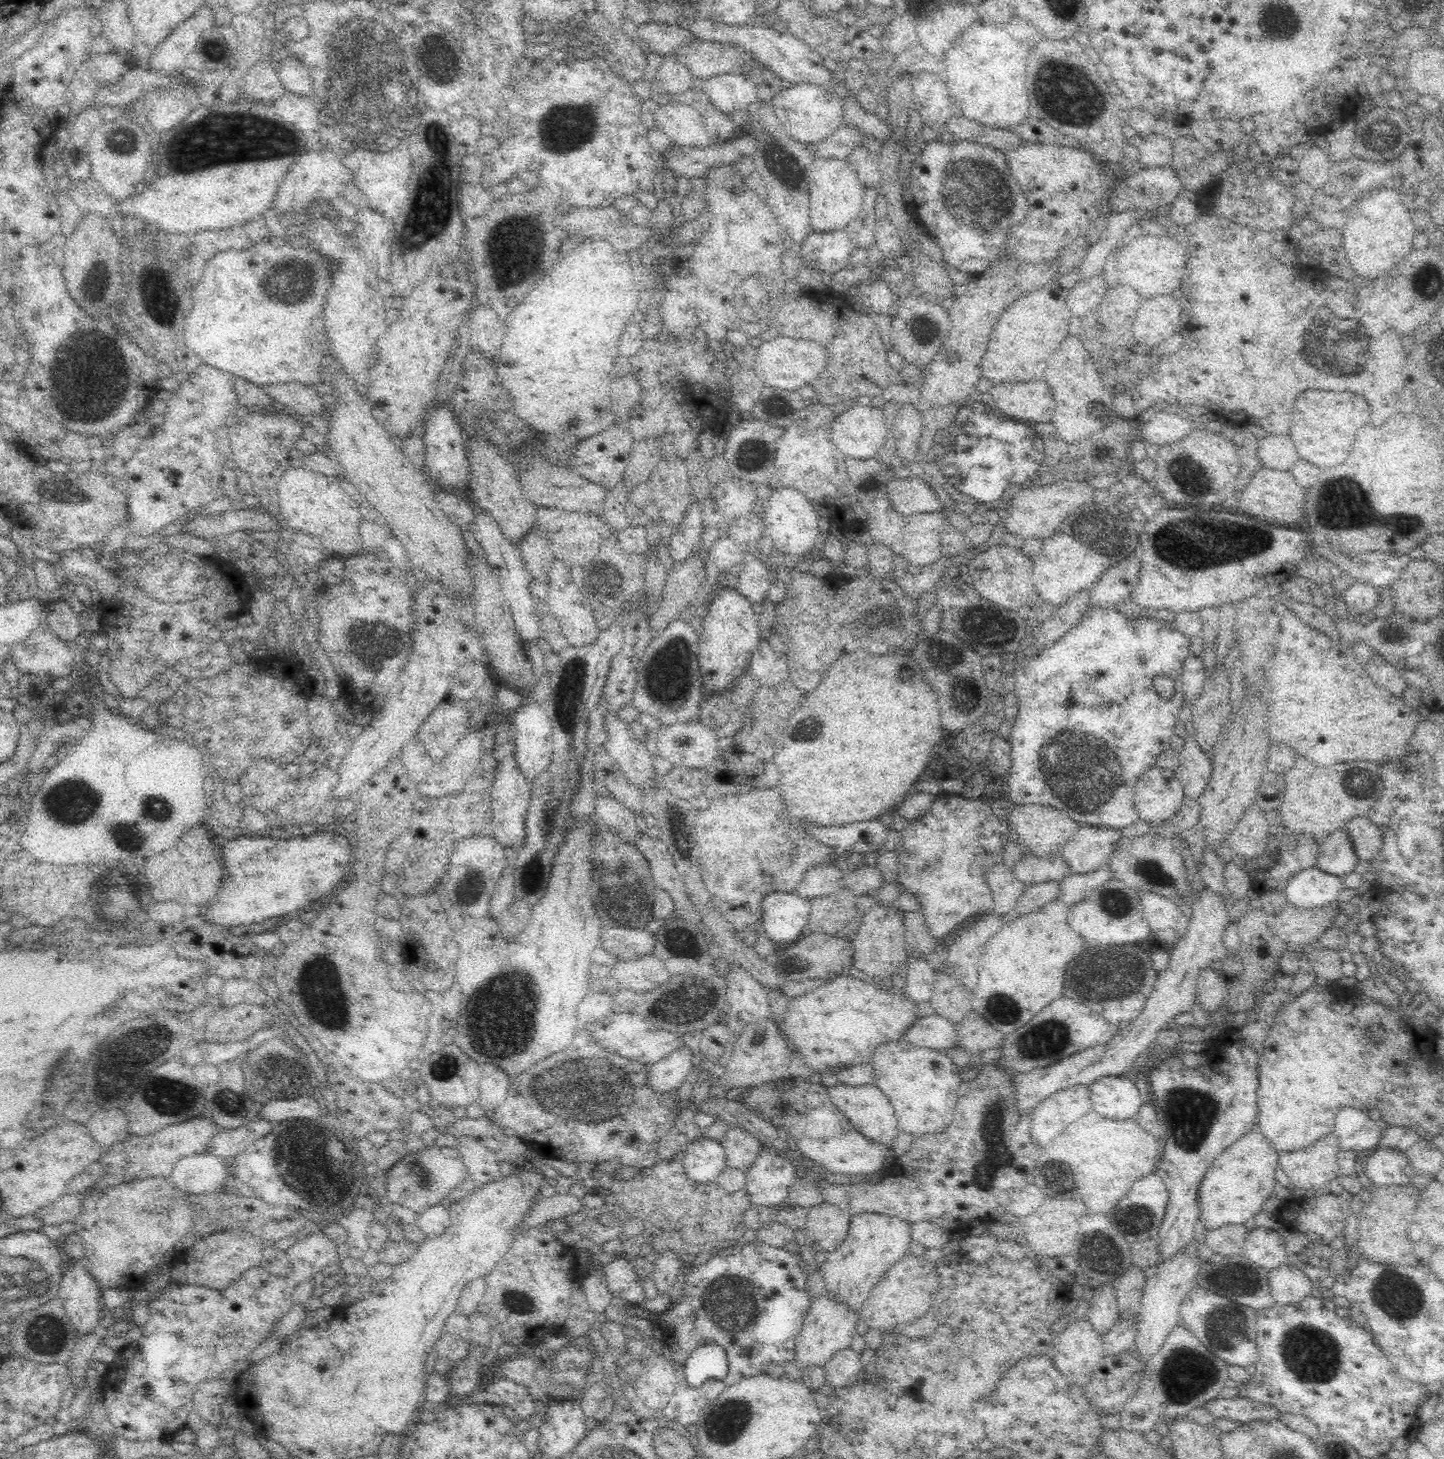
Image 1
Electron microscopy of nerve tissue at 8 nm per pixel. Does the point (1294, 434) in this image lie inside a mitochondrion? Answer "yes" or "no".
no

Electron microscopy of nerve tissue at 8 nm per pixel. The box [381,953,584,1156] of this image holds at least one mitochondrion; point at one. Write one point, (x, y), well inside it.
(489, 1017)

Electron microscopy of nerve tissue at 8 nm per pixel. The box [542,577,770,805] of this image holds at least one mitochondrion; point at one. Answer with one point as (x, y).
(568, 700)

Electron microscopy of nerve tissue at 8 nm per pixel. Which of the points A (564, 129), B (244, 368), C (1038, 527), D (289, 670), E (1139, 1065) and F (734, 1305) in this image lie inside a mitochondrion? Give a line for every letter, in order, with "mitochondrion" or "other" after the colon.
A: mitochondrion
B: other
C: other
D: other
E: other
F: mitochondrion

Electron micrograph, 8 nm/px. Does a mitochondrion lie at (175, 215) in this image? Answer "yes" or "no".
no

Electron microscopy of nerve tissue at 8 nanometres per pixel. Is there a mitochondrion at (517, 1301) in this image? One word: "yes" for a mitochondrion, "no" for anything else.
yes

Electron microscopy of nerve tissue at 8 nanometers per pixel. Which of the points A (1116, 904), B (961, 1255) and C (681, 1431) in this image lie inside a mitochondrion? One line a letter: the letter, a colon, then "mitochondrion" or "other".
A: mitochondrion
B: other
C: other

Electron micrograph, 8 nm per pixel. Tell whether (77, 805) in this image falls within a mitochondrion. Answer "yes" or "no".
yes

